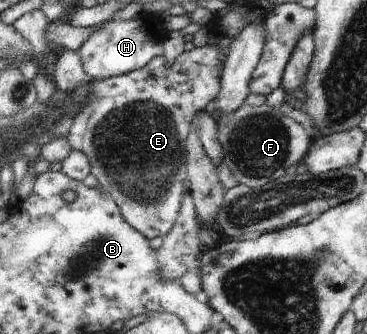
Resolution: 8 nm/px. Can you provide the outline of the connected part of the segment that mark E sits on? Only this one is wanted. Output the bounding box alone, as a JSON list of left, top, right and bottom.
[68,43,226,239]

